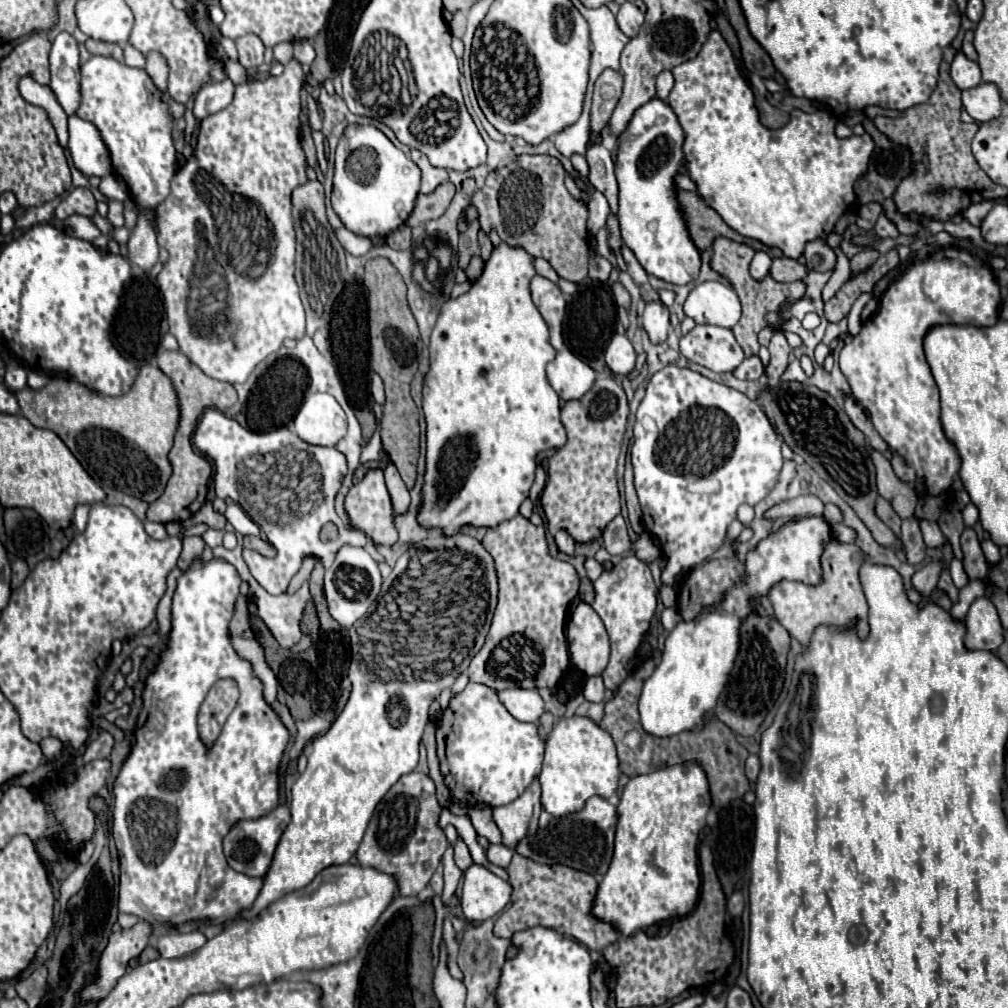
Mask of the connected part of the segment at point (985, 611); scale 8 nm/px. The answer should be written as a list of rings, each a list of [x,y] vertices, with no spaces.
[[[977,598],[965,618],[965,648],[995,652],[1003,642],[1003,628],[991,600]]]

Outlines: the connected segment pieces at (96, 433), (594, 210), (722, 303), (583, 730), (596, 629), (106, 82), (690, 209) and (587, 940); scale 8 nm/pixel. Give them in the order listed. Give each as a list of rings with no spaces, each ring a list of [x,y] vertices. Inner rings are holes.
[[[151,364],[141,366],[131,392],[117,398],[97,396],[85,390],[79,382],[63,380],[63,378],[49,380],[49,384],[41,392],[23,388],[15,392],[15,396],[19,400],[19,406],[25,418],[37,428],[53,430],[67,444],[73,456],[81,462],[81,466],[85,466],[87,474],[99,486],[121,490],[149,504],[159,500],[159,496],[163,496],[163,488],[167,486],[167,480],[171,478],[169,452],[171,452],[175,428],[179,428],[179,396],[171,380],[157,366],[151,366]]]
[[[569,174],[569,176],[575,180],[577,188],[583,188],[583,192],[587,192],[587,196],[589,196],[589,202],[587,202],[587,206],[589,206],[589,222],[587,222],[587,226],[589,226],[589,232],[595,236],[601,228],[607,226],[609,204],[607,204],[605,196],[603,196],[599,190],[591,188],[591,186],[589,186],[587,182],[583,182],[579,176],[573,176],[573,174]]]
[[[717,280],[697,284],[685,300],[685,314],[697,324],[733,328],[741,318],[741,304],[735,290]]]
[[[561,718],[545,744],[541,772],[541,804],[551,816],[579,812],[589,796],[611,798],[619,782],[619,762],[613,738],[589,718]]]
[[[581,602],[567,624],[571,662],[587,676],[599,676],[609,662],[609,636],[597,612]]]
[[[91,56],[81,66],[81,106],[77,110],[77,116],[93,122],[99,128],[101,138],[111,152],[115,172],[127,182],[129,190],[133,192],[131,196],[137,200],[141,208],[155,208],[169,196],[169,182],[175,174],[175,162],[177,162],[175,146],[171,140],[173,120],[167,104],[161,102],[161,94],[155,90],[145,70],[129,68],[105,56]]]
[[[677,190],[677,200],[687,216],[689,234],[699,250],[707,250],[715,242],[715,238],[719,238],[719,236],[747,244],[753,250],[765,250],[765,246],[761,242],[757,242],[753,238],[745,238],[745,236],[737,234],[733,228],[729,228],[723,222],[723,218],[711,206],[707,206],[699,194]]]
[[[513,854],[505,870],[509,874],[507,882],[511,884],[513,894],[511,894],[511,908],[503,912],[503,916],[497,920],[499,938],[511,940],[511,936],[515,932],[523,932],[523,928],[543,926],[575,936],[595,952],[605,950],[609,944],[617,940],[619,934],[609,924],[603,924],[589,914],[597,890],[597,880],[591,874],[561,864],[553,864],[553,866],[535,864],[533,860],[527,860],[519,854]]]

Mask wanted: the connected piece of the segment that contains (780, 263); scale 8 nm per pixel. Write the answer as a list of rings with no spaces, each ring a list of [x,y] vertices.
[[[775,258],[771,268],[771,278],[779,282],[797,282],[809,274],[809,268],[801,268],[797,260],[791,258]]]

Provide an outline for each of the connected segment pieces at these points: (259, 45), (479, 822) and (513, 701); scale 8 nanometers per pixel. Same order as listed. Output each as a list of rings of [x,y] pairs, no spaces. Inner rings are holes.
[[[245,34],[235,40],[237,42],[237,52],[239,52],[239,62],[245,68],[255,68],[263,64],[263,42],[255,34]]]
[[[473,806],[469,808],[469,818],[479,836],[485,836],[491,844],[503,844],[503,836],[495,822],[491,820],[491,808],[487,806]]]
[[[527,688],[501,690],[499,700],[509,710],[509,714],[513,718],[517,718],[519,722],[533,722],[535,724],[535,722],[539,722],[541,714],[545,712],[545,702],[535,688],[533,690],[527,690]]]

